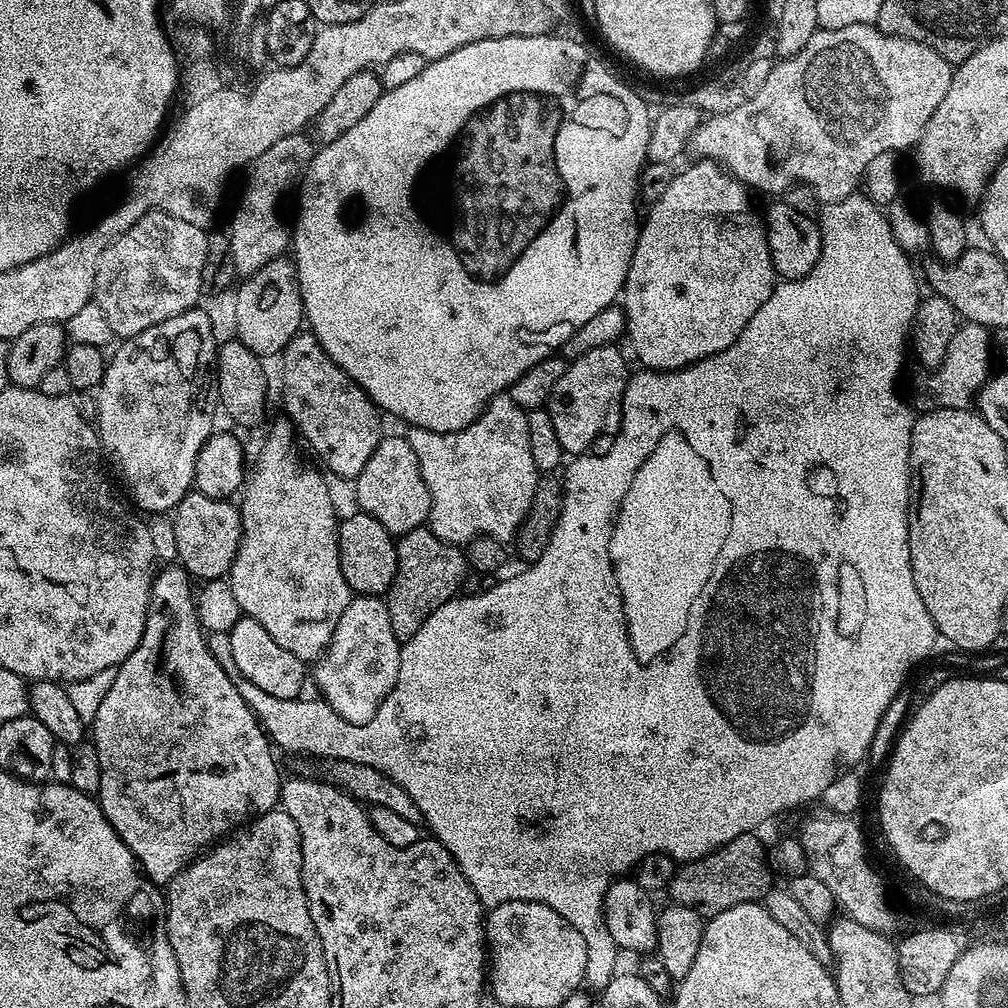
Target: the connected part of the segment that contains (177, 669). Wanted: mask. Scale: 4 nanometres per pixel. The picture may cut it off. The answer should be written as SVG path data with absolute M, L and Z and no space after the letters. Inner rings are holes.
M173 564L155 573L152 580L151 594L147 602L147 618L144 623L144 633L138 646L123 664L116 668L117 677L110 687L110 692L102 700L97 716L90 723L90 740L98 750L98 762L102 762L102 786L98 793L100 809L104 811L104 819L109 820L114 830L126 842L126 846L135 856L143 875L147 876L157 886L167 885L173 880L182 868L188 867L205 850L211 849L221 838L227 837L233 830L249 823L253 818L263 812L271 812L277 807L282 787L282 775L276 769L276 760L272 757L273 745L270 743L268 733L260 727L259 720L250 710L250 706L234 690L232 677L218 666L218 662L210 654L206 633L200 626L200 620L195 612L194 588L191 588L191 577L183 565Z

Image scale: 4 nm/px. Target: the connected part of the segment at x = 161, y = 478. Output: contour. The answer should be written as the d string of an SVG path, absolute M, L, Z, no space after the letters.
M200 306L188 308L182 314L178 314L174 318L166 318L166 322L158 322L158 326L150 326L150 330L142 330L142 334L121 339L119 343L117 343L120 345L117 346L116 353L114 353L113 356L111 353L111 355L107 357L108 365L106 366L106 374L102 378L98 391L95 393L95 396L97 395L97 421L95 420L95 423L98 425L98 435L103 455L106 457L110 468L110 463L112 463L113 470L128 483L128 492L132 495L133 500L131 500L131 503L135 505L141 513L165 512L165 514L168 514L175 509L176 503L193 487L196 478L196 459L202 450L202 446L214 432L212 423L216 420L216 412L218 416L218 401L216 399L216 349L218 347L218 339L216 340L215 334L212 333L211 318L203 312L202 308L203 307Z

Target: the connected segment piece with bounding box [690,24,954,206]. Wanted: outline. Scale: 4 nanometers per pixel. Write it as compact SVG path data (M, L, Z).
M855 24L854 26L842 26L841 28L820 28L798 50L798 54L781 59L773 63L769 77L763 83L762 88L754 94L750 102L736 110L730 110L729 113L718 113L709 115L695 130L692 132L690 148L697 152L697 157L705 161L720 165L723 171L727 172L733 180L740 181L741 184L749 189L757 188L760 192L784 192L791 184L809 184L812 192L820 200L825 200L828 206L836 204L839 200L846 199L847 196L853 195L860 184L860 179L864 176L864 171L875 162L876 159L889 153L903 153L903 148L911 149L920 136L920 132L926 126L926 122L938 110L938 102L950 90L952 85L952 74L954 68L949 61L942 58L942 54L934 51L929 44L919 44L913 40L907 40L901 36L888 36L881 32L879 28L872 24Z

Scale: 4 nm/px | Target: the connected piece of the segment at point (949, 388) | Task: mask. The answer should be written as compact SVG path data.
M965 321L951 336L943 362L936 369L927 371L918 386L917 411L934 409L958 409L971 407L980 389L990 378L990 354L992 355L991 331L980 323Z

